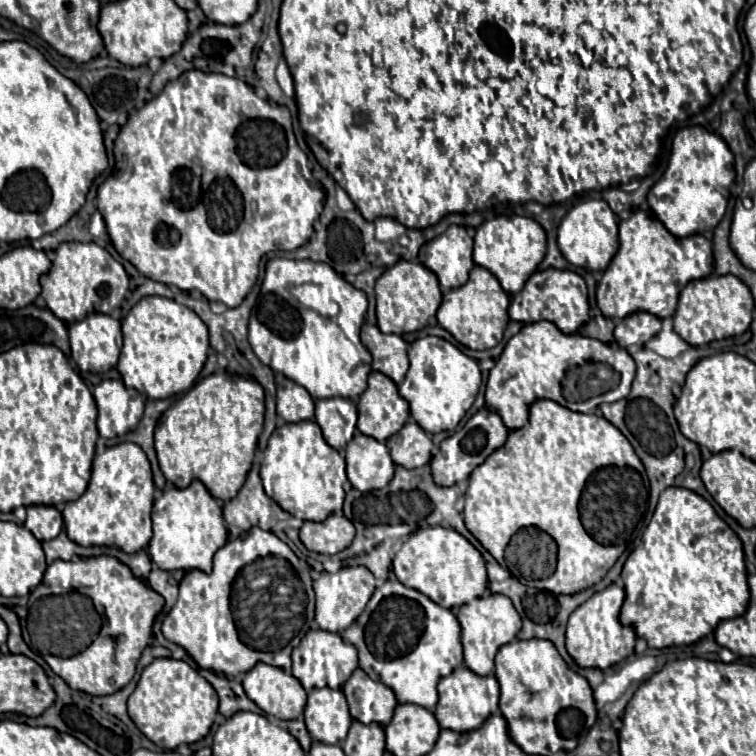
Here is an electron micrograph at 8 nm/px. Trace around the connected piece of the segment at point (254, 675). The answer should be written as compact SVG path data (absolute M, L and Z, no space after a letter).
M258 663L252 667L242 681L242 687L266 715L278 719L298 719L306 705L306 691L300 681L280 667Z

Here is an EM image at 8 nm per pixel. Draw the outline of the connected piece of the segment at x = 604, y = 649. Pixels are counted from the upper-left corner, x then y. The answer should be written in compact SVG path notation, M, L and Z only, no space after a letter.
M612 583L604 591L594 593L588 601L584 601L570 615L568 629L566 629L566 649L578 667L608 669L634 653L636 633L634 633L634 629L624 627L618 619L622 601L624 601L624 589Z

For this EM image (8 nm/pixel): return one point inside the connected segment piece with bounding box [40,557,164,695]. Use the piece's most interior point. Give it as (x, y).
(128, 607)

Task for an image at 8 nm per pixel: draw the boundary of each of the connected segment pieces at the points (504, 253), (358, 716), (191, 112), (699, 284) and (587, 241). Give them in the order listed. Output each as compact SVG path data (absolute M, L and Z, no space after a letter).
M496 217L482 223L474 235L474 263L488 269L506 293L522 291L526 279L536 271L546 255L546 233L530 217Z
M356 669L344 683L342 693L346 695L352 719L360 723L390 723L392 713L398 705L396 695L390 687L380 681L372 681L362 669Z
M194 69L182 73L176 81L170 81L162 89L162 93L158 93L152 101L148 101L142 109L138 109L128 119L128 123L120 129L118 139L114 141L114 161L116 163L112 175L98 185L98 201L100 201L100 213L106 223L106 231L118 255L130 261L142 275L146 275L152 281L176 285L178 289L184 291L196 289L208 301L220 301L226 307L238 307L244 301L244 297L250 293L250 289L258 279L258 263L268 251L274 251L276 245L282 251L292 251L308 241L308 237L312 235L312 225L324 207L324 189L312 177L312 171L308 167L308 157L296 143L290 111L286 107L260 99L252 91L252 87L248 87L244 81L226 77L222 73L202 73Z
M734 275L706 277L690 281L678 299L678 309L674 313L674 331L692 347L706 345L716 339L726 339L742 335L752 323L754 299L750 289Z
M586 199L574 205L560 223L558 247L572 265L588 271L604 271L618 251L618 219L608 203L602 199Z

